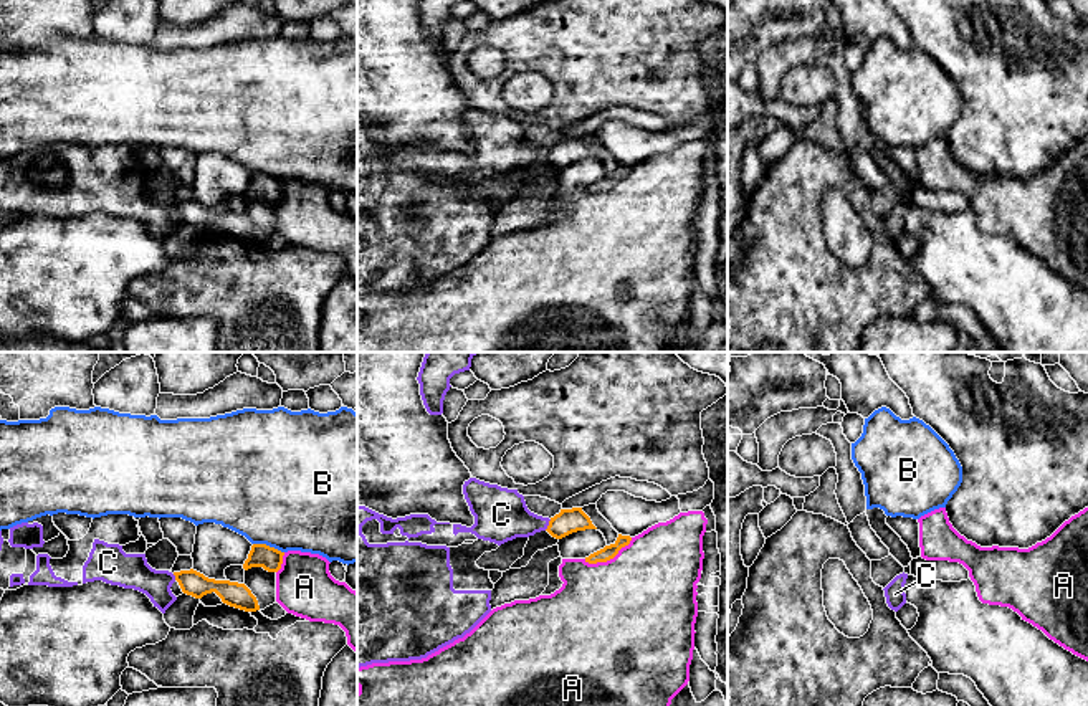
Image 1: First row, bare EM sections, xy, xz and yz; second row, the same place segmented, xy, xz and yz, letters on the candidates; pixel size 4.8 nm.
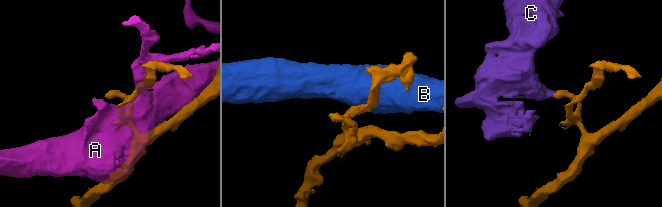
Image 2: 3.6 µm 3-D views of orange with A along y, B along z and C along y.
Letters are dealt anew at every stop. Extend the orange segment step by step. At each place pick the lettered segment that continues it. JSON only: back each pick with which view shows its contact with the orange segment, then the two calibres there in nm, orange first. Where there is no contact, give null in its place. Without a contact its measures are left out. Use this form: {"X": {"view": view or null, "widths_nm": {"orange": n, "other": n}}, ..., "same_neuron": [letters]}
{"same_neuron": []}

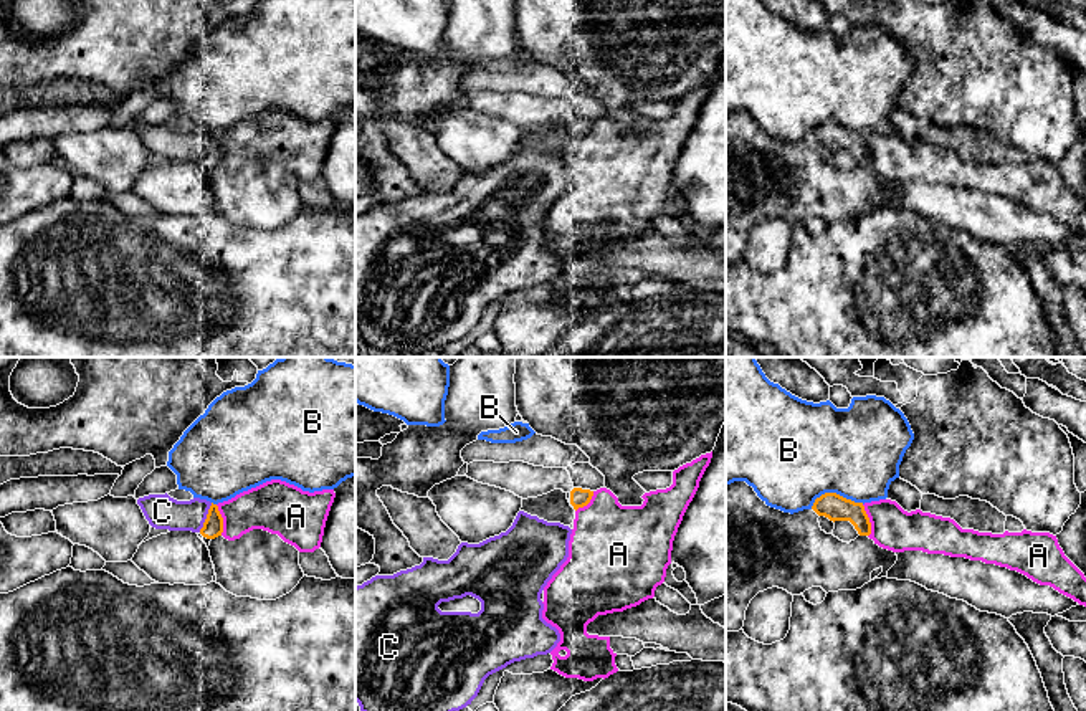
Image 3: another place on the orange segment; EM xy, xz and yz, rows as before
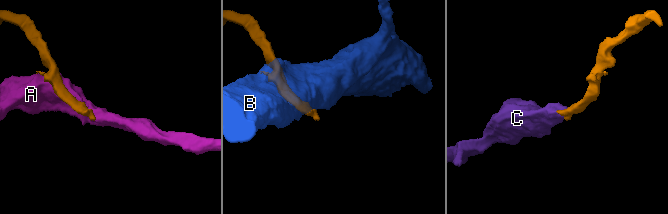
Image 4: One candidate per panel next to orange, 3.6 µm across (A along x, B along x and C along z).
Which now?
{"C": {"view": "xy", "widths_nm": {"orange": 100, "other": 160}}, "same_neuron": ["C"]}

